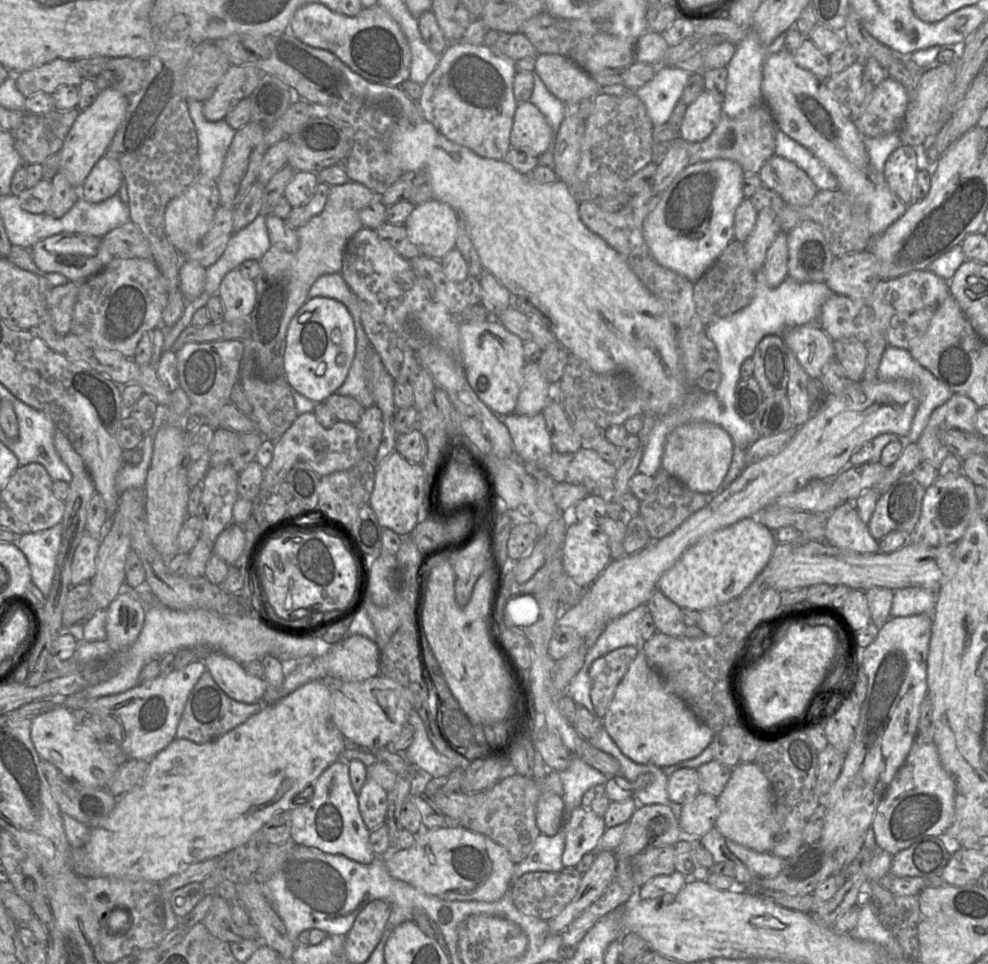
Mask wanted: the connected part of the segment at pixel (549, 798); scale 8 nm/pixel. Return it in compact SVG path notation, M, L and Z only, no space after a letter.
M544 792L536 804L536 824L542 834L551 836L557 833L565 816L565 805L561 796Z

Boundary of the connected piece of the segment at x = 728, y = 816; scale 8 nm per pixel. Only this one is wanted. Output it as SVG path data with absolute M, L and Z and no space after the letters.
M740 762L717 797L719 815L716 829L725 839L732 840L756 852L770 852L773 840L781 828L771 783L756 763Z

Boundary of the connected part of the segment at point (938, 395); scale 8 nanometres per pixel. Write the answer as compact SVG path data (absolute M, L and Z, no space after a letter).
M890 345L887 346L882 355L878 368L878 379L880 381L905 380L919 390L919 405L914 415L909 433L906 438L899 438L899 440L906 440L906 443L916 443L927 426L932 412L954 395L946 384L938 380L929 370L922 367L911 356L908 350Z

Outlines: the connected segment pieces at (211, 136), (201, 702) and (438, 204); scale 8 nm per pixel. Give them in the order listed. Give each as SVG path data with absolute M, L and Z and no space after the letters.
M189 100L188 109L198 137L200 172L209 179L217 180L236 131L224 119L217 122L206 120L203 102Z
M205 671L188 696L176 730L176 738L188 739L196 743L210 741L244 723L262 707L261 702L246 704L231 699L221 690L211 674Z
M432 198L416 205L403 225L422 255L440 260L455 248L459 215L450 205Z

